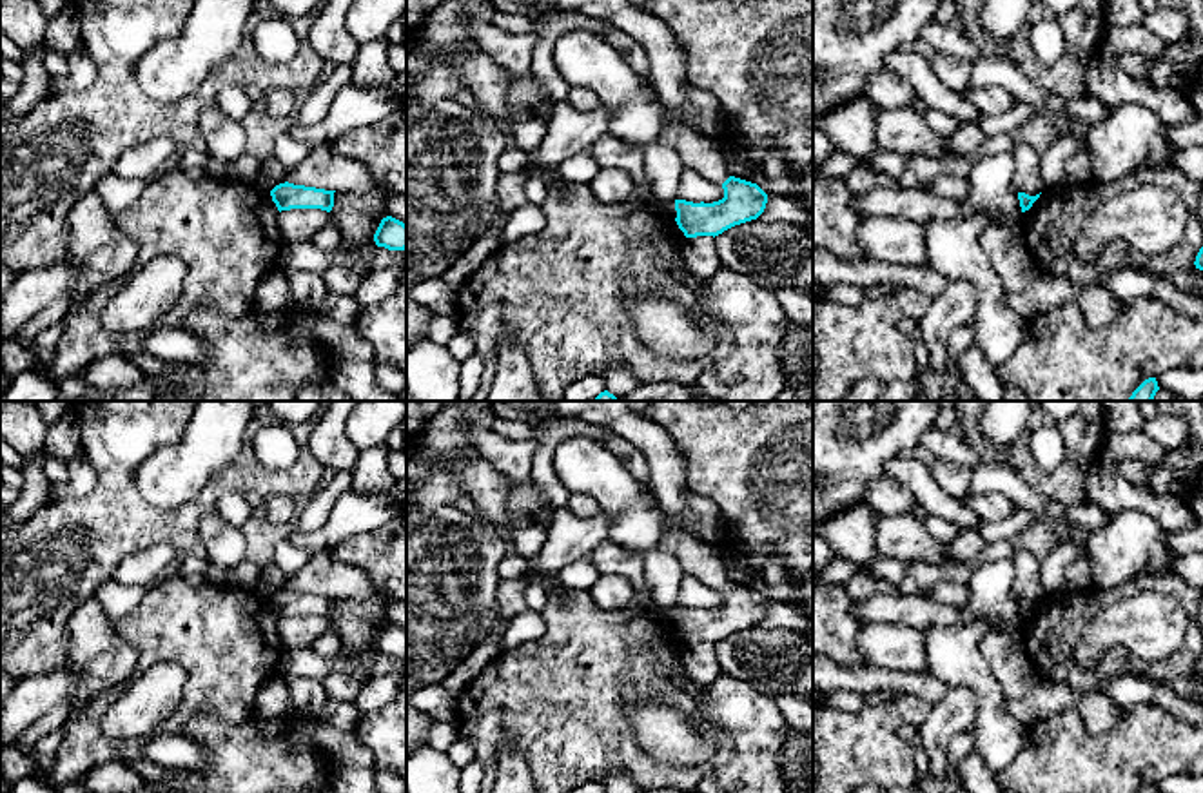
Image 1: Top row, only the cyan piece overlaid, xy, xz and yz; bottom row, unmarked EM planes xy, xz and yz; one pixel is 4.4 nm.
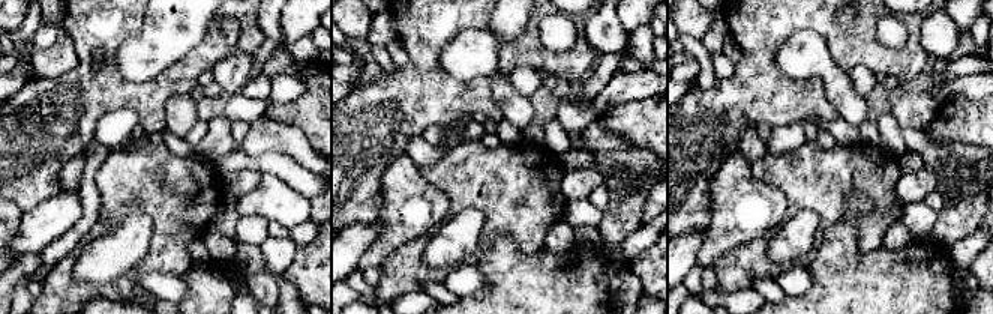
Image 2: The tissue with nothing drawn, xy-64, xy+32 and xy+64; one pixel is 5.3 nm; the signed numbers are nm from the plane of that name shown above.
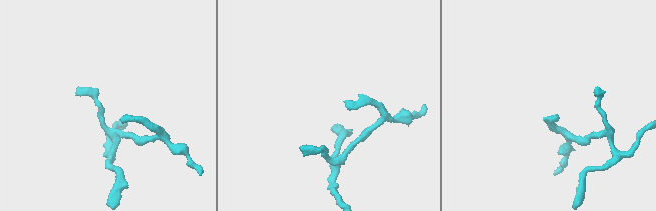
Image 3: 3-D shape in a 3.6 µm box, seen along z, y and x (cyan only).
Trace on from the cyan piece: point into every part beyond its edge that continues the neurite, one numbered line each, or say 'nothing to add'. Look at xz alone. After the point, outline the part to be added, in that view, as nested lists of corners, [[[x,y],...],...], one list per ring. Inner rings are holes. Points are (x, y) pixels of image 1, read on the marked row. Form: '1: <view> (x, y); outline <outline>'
1: xz (699, 151); outline [[[666,109],[660,143],[675,149],[686,167],[697,171],[708,181],[722,185],[729,178],[719,140],[680,125]]]

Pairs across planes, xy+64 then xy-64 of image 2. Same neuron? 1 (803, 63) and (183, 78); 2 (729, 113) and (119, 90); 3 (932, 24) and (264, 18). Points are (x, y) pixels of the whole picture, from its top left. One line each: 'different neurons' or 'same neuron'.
1: different neurons
2: same neuron
3: same neuron

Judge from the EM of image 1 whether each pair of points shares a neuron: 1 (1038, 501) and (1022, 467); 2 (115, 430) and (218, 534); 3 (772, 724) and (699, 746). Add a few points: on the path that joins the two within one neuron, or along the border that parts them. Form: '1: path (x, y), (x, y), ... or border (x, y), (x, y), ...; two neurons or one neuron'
1: border (1002, 461), (1047, 501); two neurons
2: border (215, 510), (200, 519), (200, 539), (207, 558); two neurons
3: border (694, 715), (721, 737); two neurons

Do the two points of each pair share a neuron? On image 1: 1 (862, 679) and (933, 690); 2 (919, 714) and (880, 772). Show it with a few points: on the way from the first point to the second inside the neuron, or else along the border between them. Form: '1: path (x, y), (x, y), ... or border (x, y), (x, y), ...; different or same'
1: path (880, 679), (915, 685); same
2: path (900, 719), (880, 739), (880, 753); same

